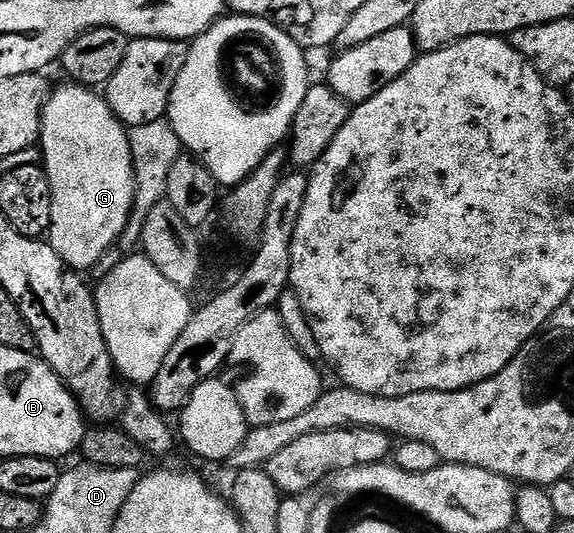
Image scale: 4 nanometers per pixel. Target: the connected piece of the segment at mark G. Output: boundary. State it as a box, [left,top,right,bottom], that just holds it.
[39,82,135,270]

